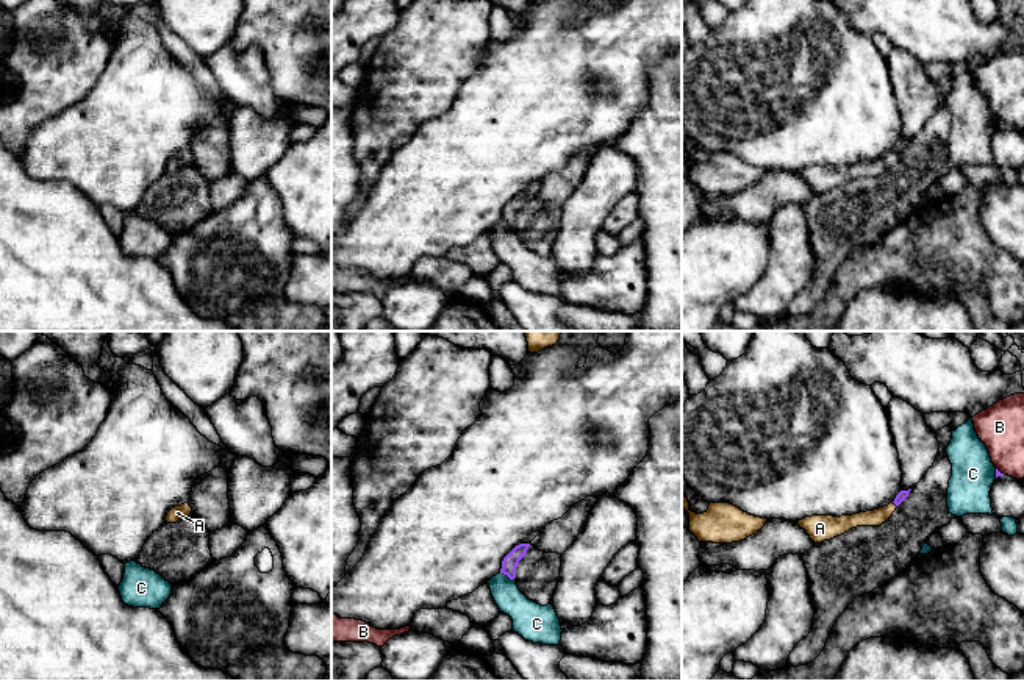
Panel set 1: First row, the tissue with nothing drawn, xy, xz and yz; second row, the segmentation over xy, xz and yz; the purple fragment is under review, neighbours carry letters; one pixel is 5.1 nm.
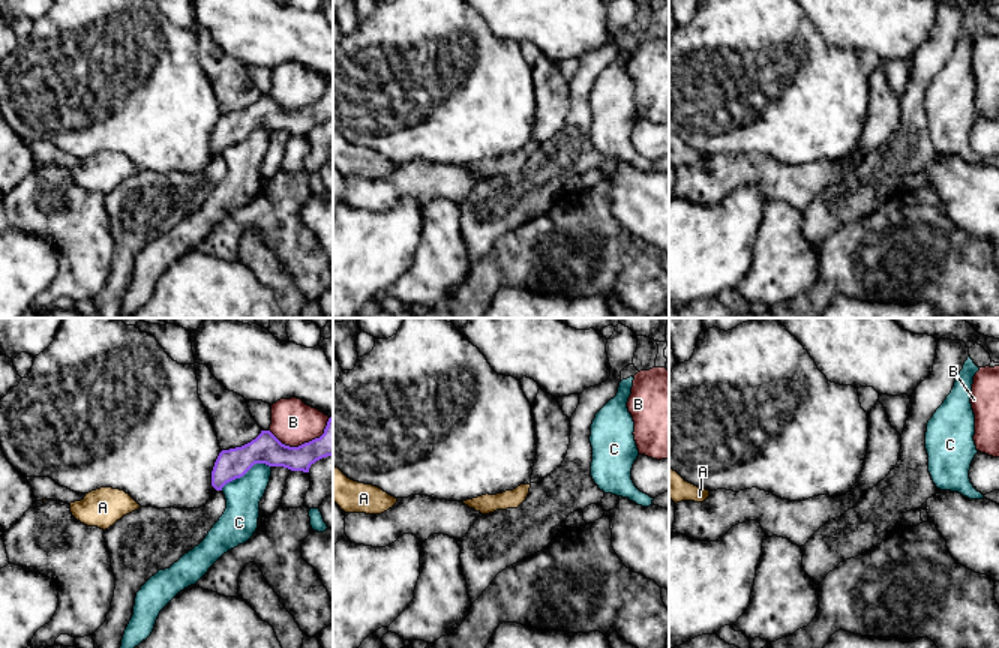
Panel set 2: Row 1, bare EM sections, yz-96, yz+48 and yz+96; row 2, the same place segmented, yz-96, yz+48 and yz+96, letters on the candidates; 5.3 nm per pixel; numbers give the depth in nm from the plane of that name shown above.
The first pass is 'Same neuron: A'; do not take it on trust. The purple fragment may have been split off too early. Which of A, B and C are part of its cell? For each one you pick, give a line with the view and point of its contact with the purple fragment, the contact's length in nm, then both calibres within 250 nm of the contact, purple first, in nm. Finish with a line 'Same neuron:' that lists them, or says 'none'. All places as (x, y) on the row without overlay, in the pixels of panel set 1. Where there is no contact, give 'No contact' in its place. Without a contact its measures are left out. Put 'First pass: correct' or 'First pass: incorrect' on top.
First pass: correct
A: Touches purple at yz (895, 153). Shared border 40 nm. Thickness 50 nm (purple) against 90 nm
Same neuron: A

